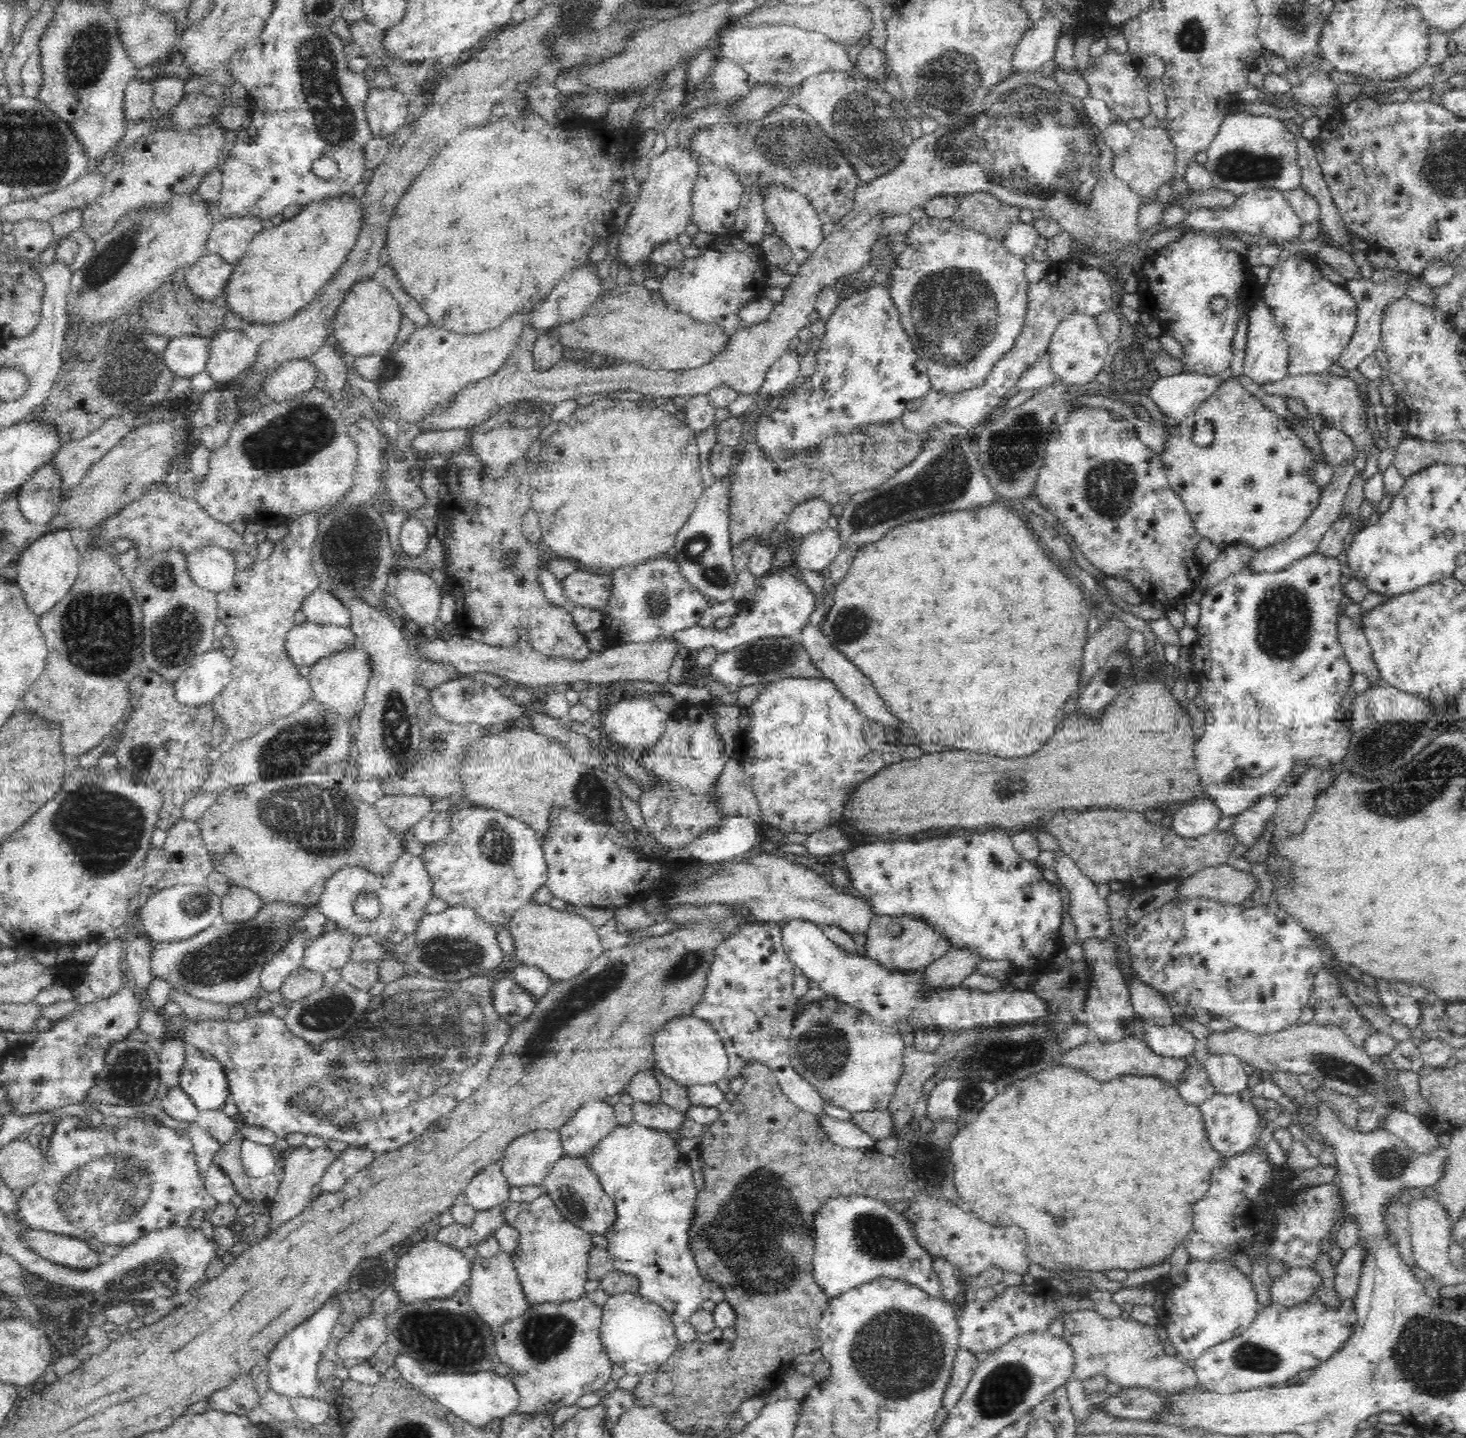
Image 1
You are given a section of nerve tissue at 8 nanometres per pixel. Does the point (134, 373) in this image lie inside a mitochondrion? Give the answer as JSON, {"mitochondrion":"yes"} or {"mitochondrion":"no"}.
{"mitochondrion":"yes"}

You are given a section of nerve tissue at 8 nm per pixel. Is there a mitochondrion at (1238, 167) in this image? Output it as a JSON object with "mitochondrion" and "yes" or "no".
{"mitochondrion":"yes"}

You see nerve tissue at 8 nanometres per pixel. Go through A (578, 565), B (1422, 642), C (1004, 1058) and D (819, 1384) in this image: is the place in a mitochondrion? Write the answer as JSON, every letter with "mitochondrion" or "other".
{"A":"other","B":"mitochondrion","C":"mitochondrion","D":"other"}

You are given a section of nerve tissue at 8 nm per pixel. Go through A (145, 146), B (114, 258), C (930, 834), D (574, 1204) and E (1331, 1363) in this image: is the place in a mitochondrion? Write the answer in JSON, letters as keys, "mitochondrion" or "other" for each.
{"A":"other","B":"mitochondrion","C":"other","D":"mitochondrion","E":"other"}

